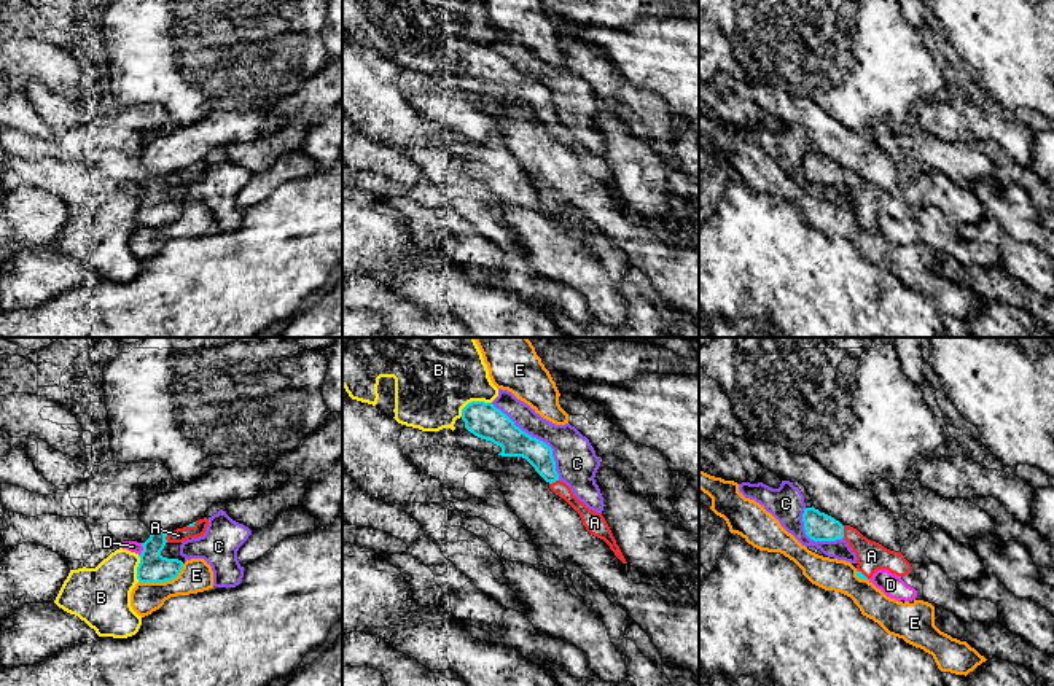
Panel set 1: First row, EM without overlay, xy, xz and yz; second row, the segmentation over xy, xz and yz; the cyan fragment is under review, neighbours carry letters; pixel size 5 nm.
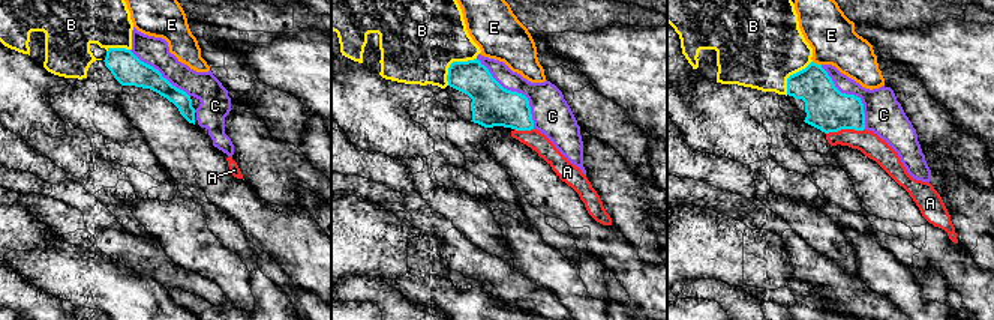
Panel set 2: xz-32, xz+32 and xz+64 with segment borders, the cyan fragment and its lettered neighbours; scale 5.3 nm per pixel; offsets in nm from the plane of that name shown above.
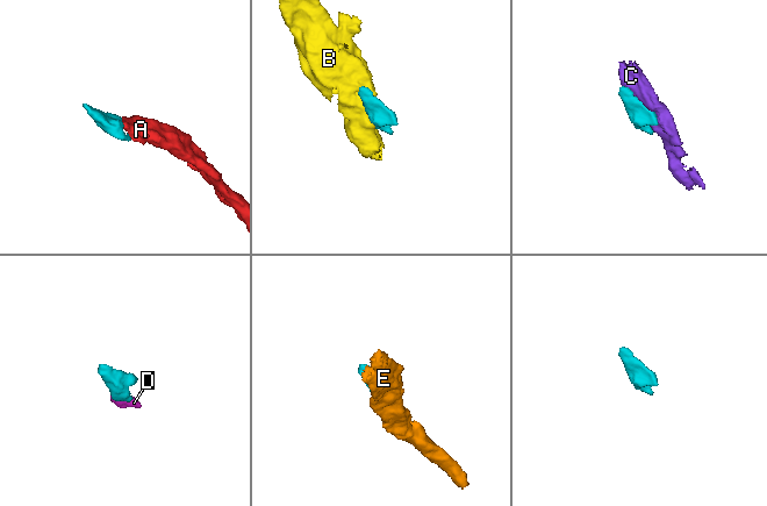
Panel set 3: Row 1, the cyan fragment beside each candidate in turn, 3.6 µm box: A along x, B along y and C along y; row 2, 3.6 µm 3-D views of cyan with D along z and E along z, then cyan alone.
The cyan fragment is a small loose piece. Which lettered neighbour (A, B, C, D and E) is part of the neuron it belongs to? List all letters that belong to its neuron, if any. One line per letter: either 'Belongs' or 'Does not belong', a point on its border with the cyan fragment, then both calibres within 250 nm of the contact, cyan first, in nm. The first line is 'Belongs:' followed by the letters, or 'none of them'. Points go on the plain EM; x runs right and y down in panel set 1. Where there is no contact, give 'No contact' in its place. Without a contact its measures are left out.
Belongs: A
A: Belongs. Touches cyan at yz (843, 175). Thickness 140 nm (cyan) against 150 nm
B: Does not belong. Touches cyan at xz (473, 45). Thickness 180 nm (cyan) against 360 nm
C: Does not belong. Touches cyan at xz (535, 81). Thickness 170 nm (cyan) against 220 nm
D: Does not belong. Touches cyan at xy (144, 193). Thickness 150 nm (cyan) against 60 nm
E: Does not belong. Touches cyan at xy (163, 225). Thickness 150 nm (cyan) against 160 nm

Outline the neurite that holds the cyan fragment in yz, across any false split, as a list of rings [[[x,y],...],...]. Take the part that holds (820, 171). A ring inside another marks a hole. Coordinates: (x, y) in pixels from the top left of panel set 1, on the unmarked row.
[[[814,150],[804,153],[802,166],[806,178],[814,185],[836,185],[844,181],[857,197],[857,220],[860,223],[871,223],[877,213],[888,213],[896,220],[911,216],[911,207],[901,196],[890,194],[868,183],[857,172],[842,169]]]

